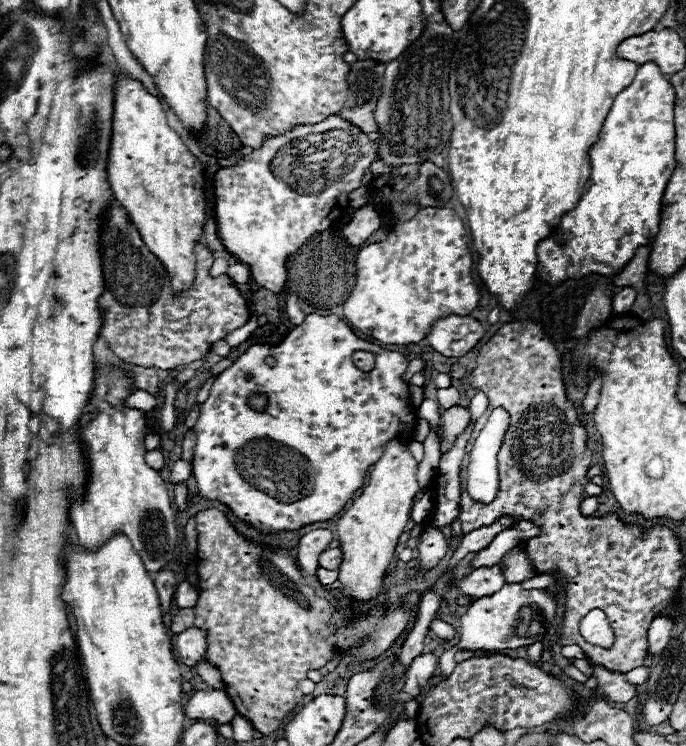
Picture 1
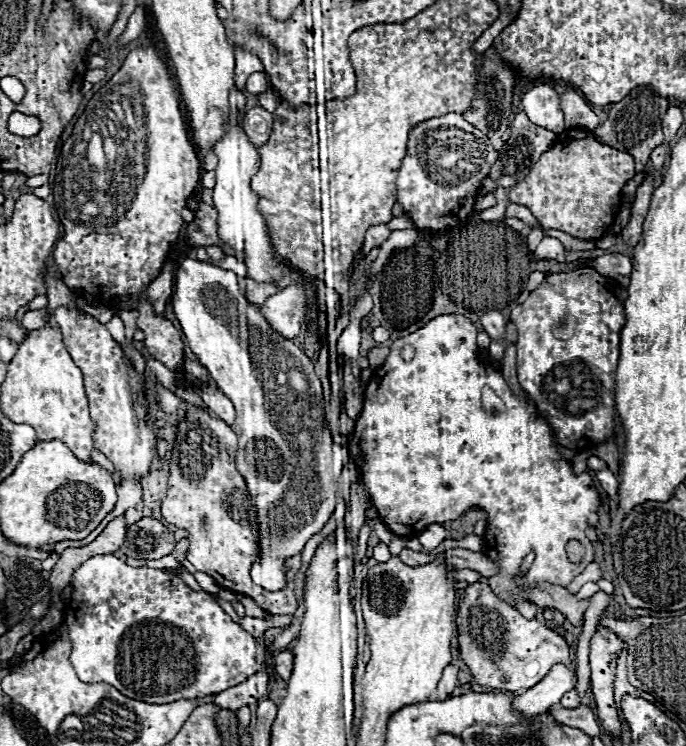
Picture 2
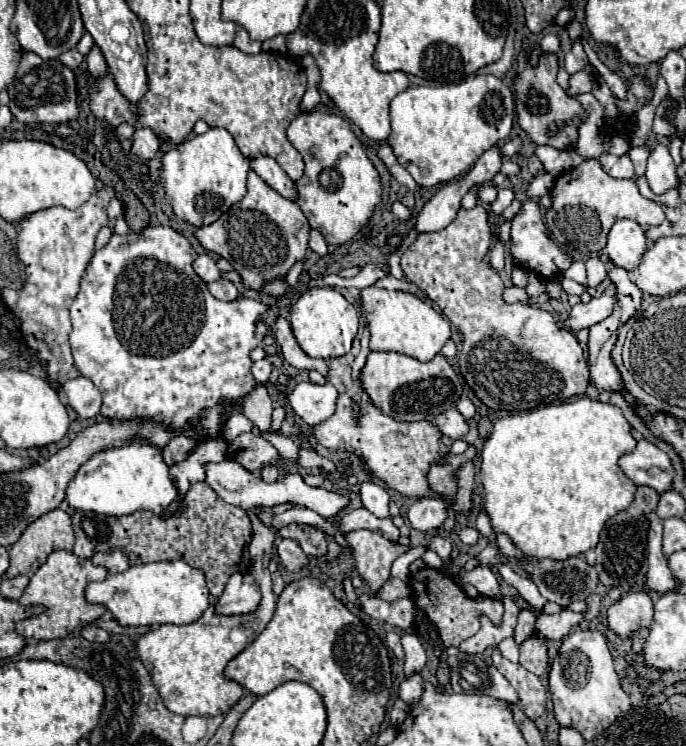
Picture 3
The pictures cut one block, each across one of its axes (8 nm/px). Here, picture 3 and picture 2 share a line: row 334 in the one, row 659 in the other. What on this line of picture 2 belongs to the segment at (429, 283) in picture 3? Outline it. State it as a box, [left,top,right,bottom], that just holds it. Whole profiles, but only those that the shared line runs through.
[456,584,574,692]

